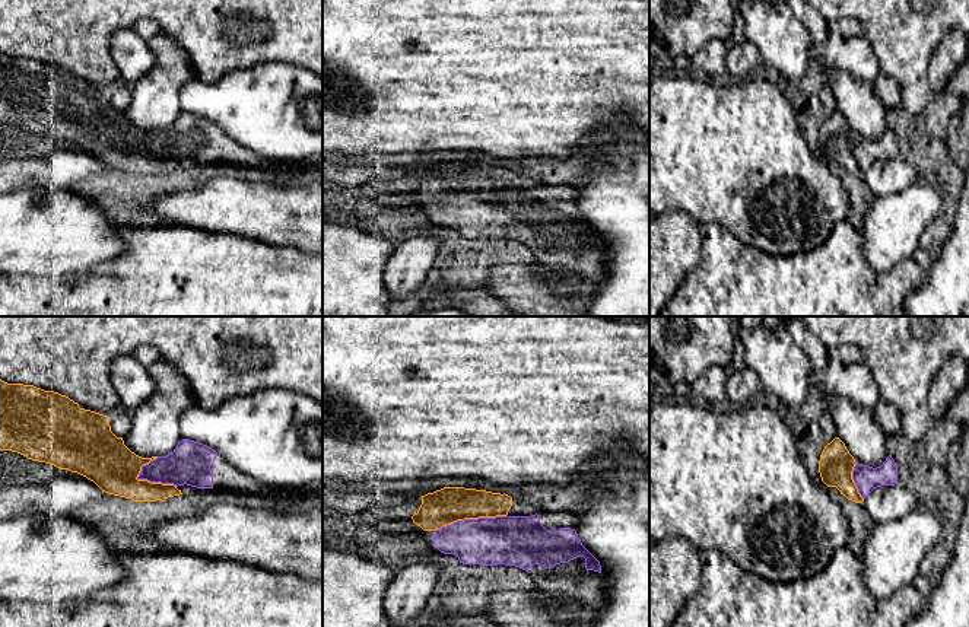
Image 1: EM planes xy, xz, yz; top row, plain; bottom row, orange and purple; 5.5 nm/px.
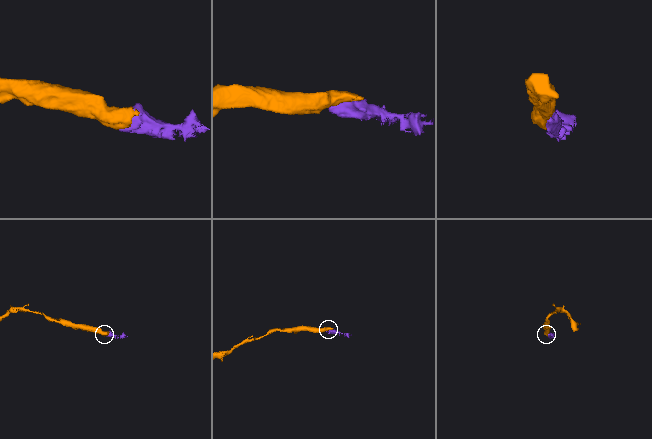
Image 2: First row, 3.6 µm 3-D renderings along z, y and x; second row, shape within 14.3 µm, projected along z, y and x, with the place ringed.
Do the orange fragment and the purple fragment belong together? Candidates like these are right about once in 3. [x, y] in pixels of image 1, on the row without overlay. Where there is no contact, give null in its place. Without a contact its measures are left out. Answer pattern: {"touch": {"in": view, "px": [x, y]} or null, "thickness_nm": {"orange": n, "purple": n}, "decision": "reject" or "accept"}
{"touch": {"in": "xz", "px": [470, 191]}, "thickness_nm": {"orange": 200, "purple": 280}, "decision": "accept"}

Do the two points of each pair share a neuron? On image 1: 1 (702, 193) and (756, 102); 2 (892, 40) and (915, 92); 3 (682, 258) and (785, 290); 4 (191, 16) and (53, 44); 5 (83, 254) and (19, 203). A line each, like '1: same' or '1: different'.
1: same
2: same
3: different
4: same
5: same

